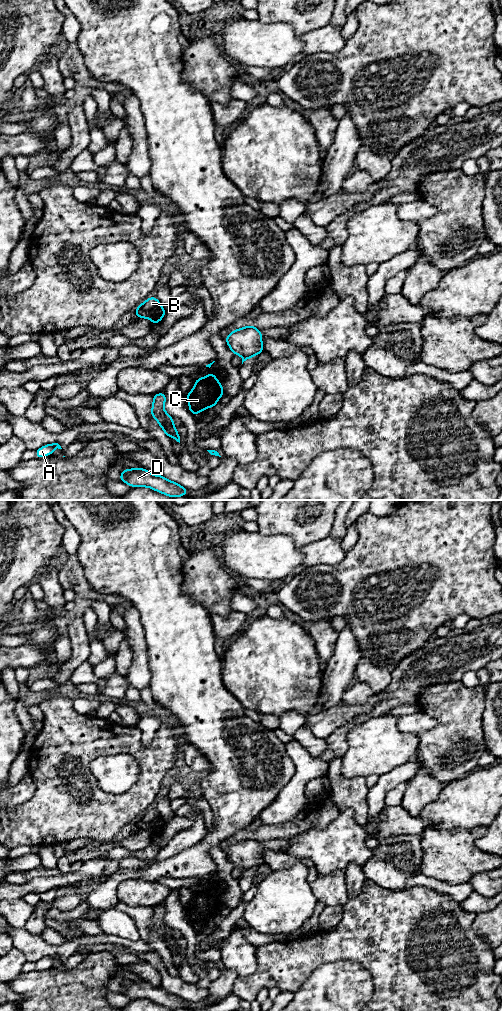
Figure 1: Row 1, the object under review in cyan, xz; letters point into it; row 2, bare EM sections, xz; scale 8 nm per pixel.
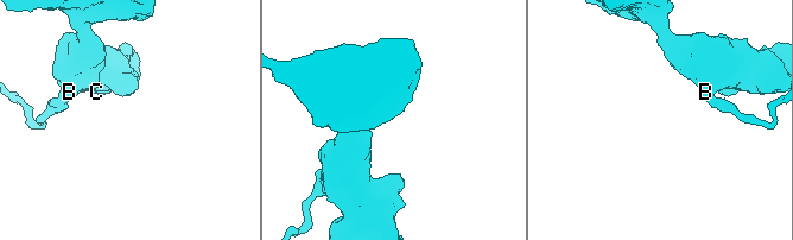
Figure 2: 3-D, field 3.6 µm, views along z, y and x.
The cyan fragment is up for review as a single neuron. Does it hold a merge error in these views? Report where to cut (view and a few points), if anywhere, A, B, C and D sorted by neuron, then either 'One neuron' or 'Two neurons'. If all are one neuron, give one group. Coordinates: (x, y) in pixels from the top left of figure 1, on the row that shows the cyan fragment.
Split along xz (164, 309), (161, 313), (156, 313), (149, 318). Groups: A B D / C. Two neurons

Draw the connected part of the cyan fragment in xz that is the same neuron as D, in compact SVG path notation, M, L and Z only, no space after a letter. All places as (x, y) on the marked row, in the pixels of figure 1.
M139 467L124 469L119 481L125 482L131 487L150 487L172 498L187 495L187 489L183 486L166 479L162 475L153 475L148 470Z

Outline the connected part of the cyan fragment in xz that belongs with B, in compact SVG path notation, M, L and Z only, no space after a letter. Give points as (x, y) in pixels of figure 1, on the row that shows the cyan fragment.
M149 297L135 309L135 315L138 318L150 318L156 314L162 314L164 310L156 297Z

